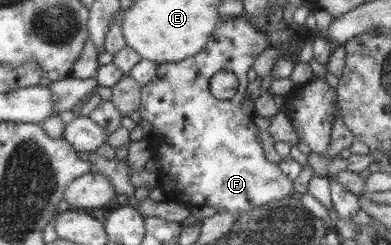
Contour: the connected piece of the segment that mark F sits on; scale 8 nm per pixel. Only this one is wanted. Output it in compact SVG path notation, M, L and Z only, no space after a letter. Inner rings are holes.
M236 17L223 18L212 30L203 49L178 62L160 63L155 76L141 86L140 103L137 111L141 119L150 123L152 129L147 137L152 158L160 162L158 168L159 187L166 195L190 205L208 205L216 212L246 213L255 207L267 204L294 193L292 180L280 171L278 164L264 157L262 143L258 138L258 127L253 117L246 116L241 108L242 99L246 99L246 73L255 63L254 59L270 44L266 35L253 27L248 21ZM218 71L228 71L236 76L238 89L230 99L216 99L209 92L209 79Z

